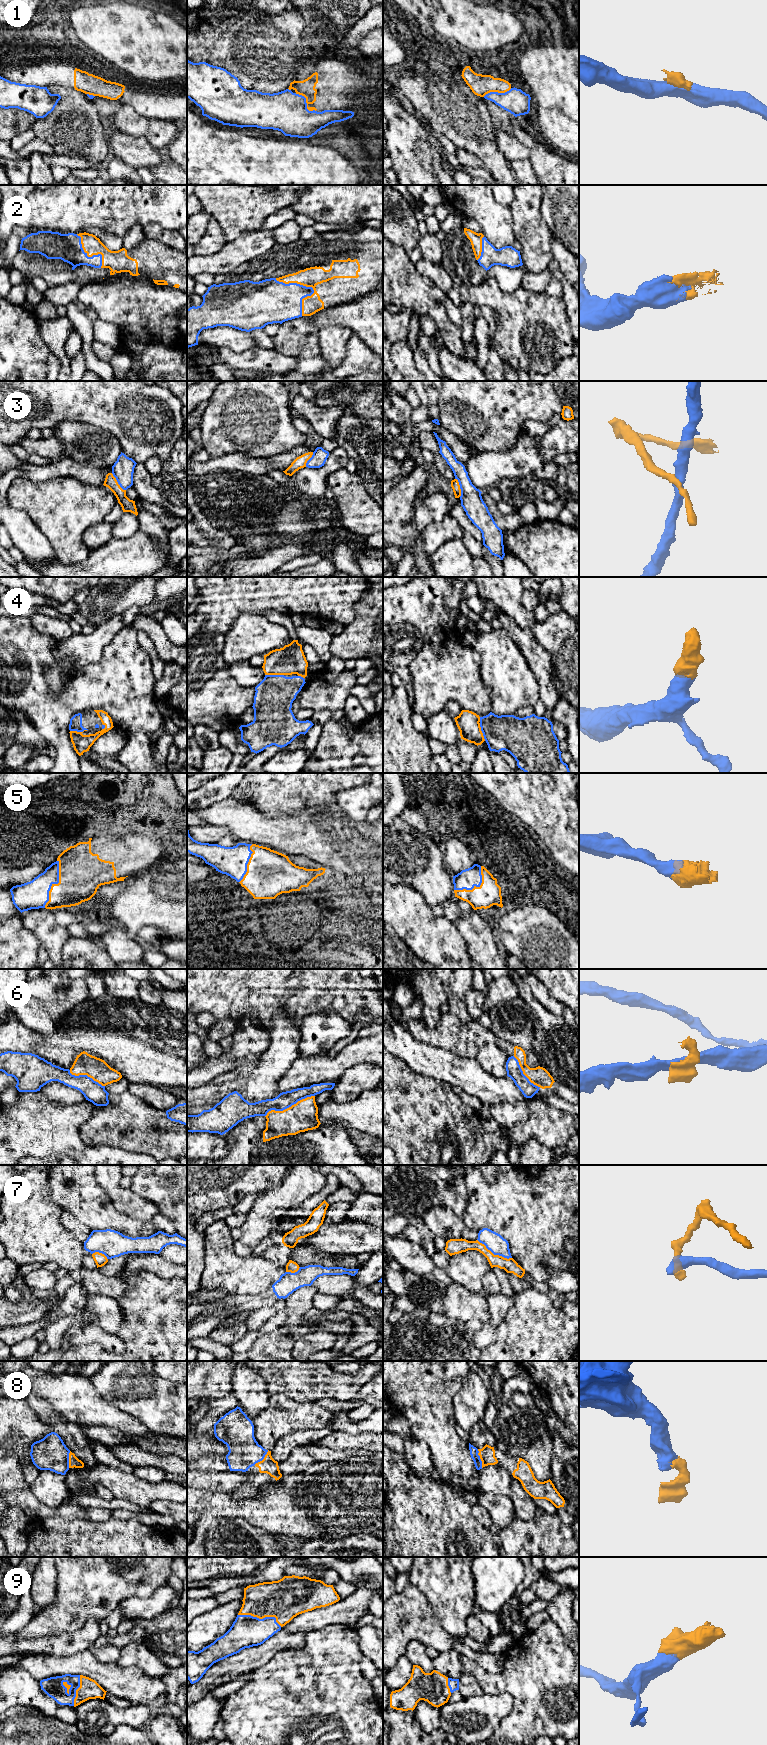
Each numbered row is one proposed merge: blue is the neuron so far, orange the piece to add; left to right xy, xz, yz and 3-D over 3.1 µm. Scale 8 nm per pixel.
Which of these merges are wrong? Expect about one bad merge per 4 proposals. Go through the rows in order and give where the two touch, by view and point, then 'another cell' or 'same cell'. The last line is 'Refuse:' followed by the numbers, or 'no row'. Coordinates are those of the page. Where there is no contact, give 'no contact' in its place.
1: meets blue in xz at (305, 102); another cell
2: meets blue in xz at (309, 287); same cell
3: meets blue in xy at (117, 481); another cell
4: meets blue in xz at (274, 675); same cell
5: meets blue in xy at (55, 883); same cell
6: meets blue in xz at (289, 1106); another cell
7: meets blue in yz at (494, 1254); another cell
8: meets blue in yz at (479, 1458); same cell
9: meets blue in xz at (261, 1619); same cell
Refuse: 1, 3, 6, 7

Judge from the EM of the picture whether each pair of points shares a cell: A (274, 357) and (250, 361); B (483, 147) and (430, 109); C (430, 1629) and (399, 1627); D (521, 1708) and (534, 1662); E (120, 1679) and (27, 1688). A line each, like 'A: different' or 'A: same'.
A: same
B: same
C: same
D: same
E: different

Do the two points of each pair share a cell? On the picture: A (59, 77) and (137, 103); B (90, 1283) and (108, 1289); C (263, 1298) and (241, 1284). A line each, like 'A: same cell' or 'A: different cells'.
A: same cell
B: same cell
C: different cells

